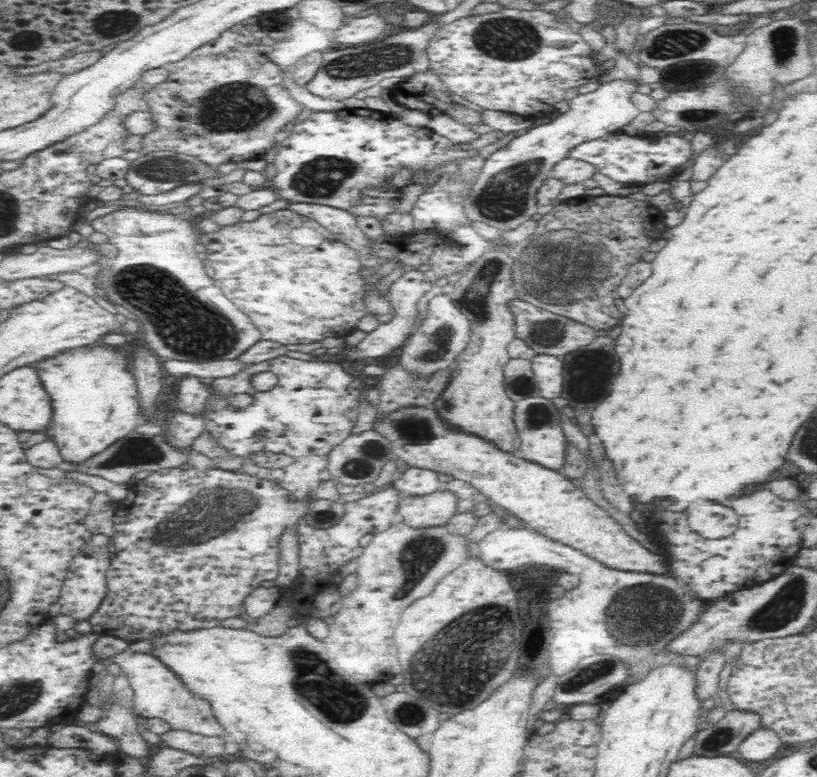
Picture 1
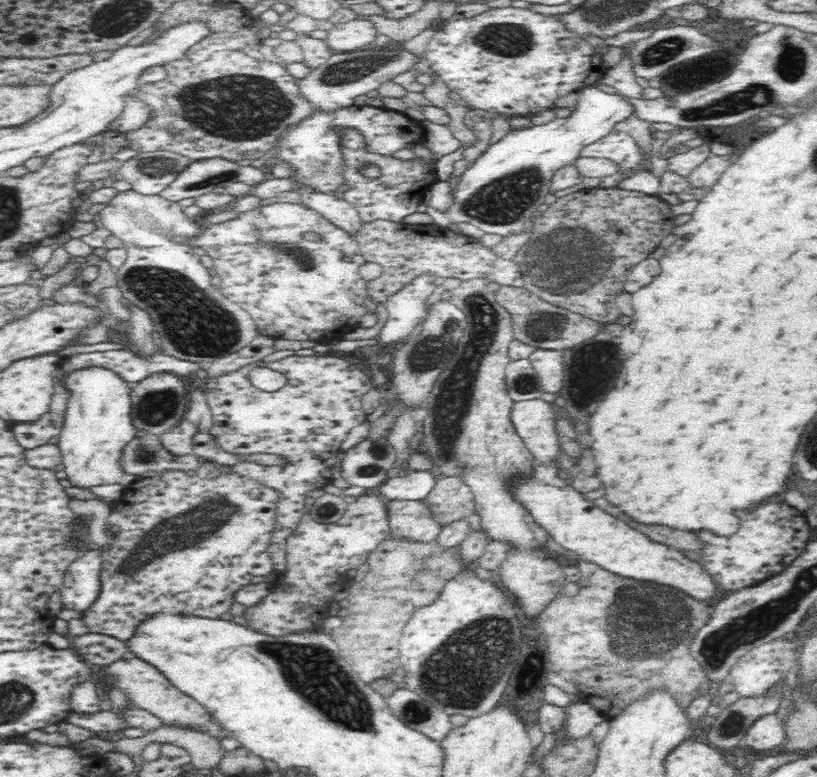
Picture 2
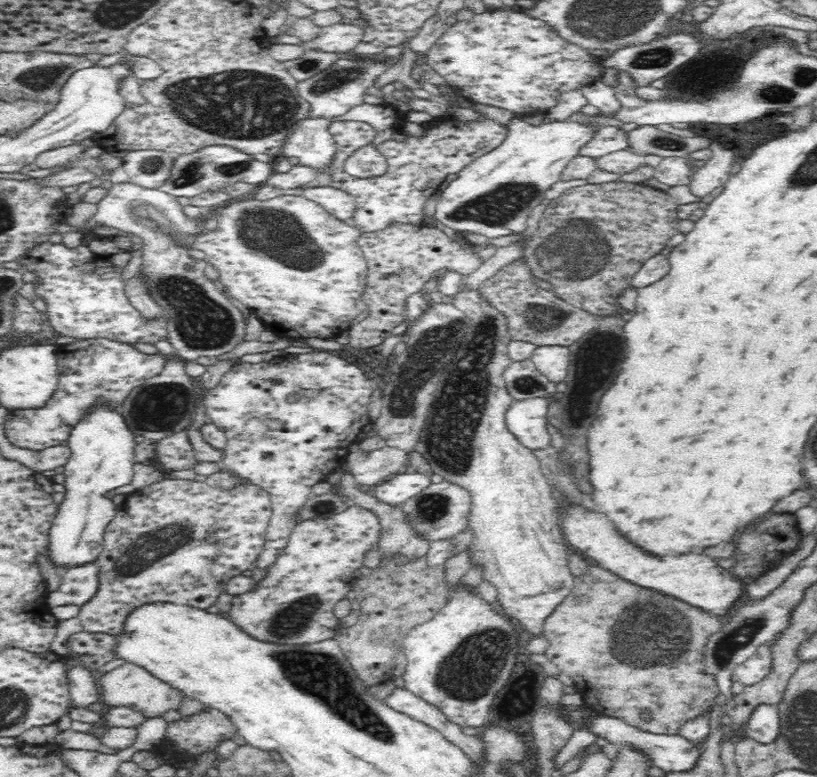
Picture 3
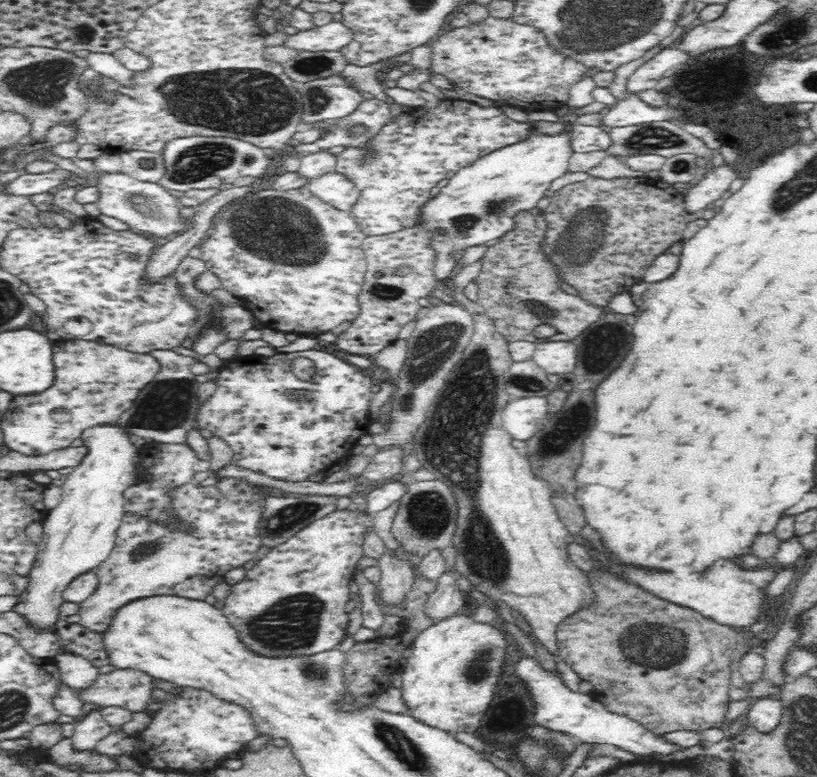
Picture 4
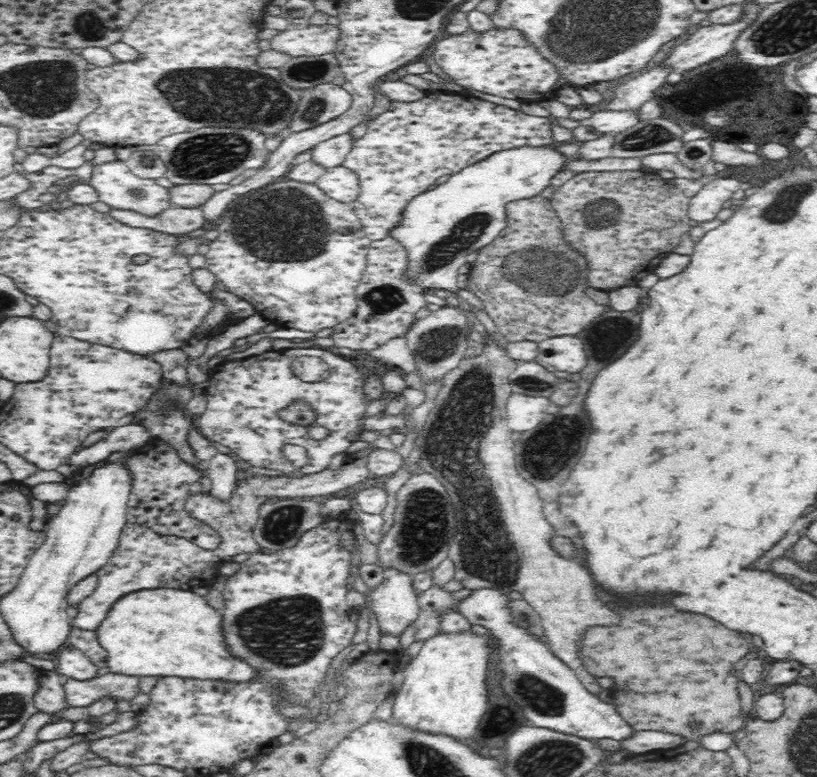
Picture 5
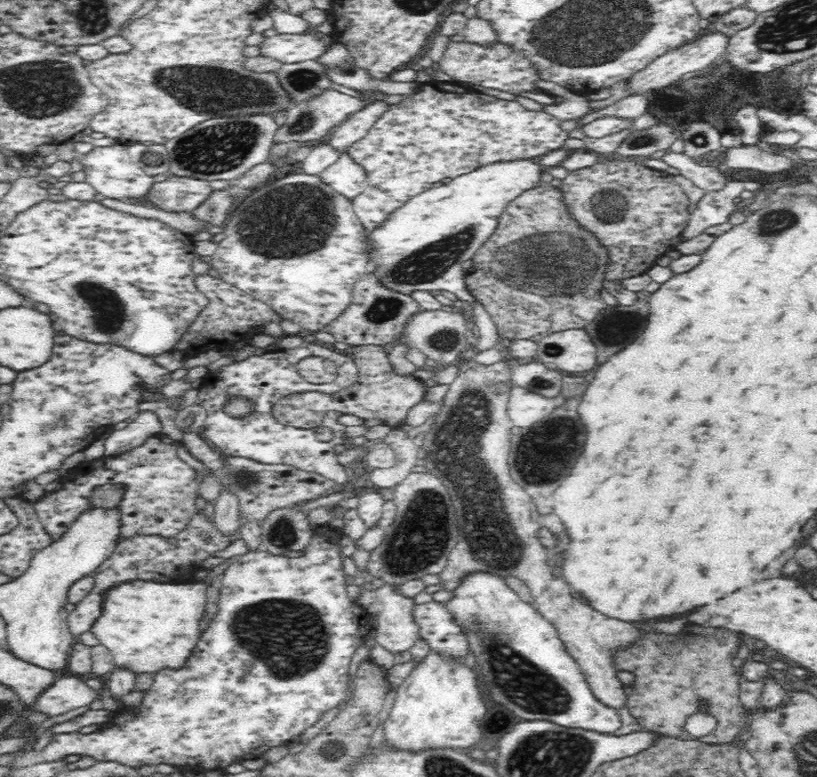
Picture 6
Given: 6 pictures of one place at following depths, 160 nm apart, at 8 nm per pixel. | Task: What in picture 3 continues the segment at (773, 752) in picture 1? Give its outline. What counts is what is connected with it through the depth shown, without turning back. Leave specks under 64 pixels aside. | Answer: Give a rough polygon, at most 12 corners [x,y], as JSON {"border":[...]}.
{"border":[[762,704],[741,734],[772,744],[781,728],[779,710]]}

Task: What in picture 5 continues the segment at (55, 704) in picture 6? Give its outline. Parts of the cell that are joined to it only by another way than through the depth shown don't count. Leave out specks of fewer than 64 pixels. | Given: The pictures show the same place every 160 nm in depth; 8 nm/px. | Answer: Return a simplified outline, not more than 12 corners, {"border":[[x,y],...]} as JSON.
{"border":[[107,673],[64,684],[70,706],[130,702],[140,676]]}

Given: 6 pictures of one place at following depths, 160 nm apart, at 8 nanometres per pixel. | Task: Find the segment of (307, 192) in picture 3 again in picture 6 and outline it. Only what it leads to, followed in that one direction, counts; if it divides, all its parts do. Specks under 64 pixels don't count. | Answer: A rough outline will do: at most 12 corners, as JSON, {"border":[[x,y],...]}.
{"border":[[347,152],[319,177],[350,201],[367,188]]}

